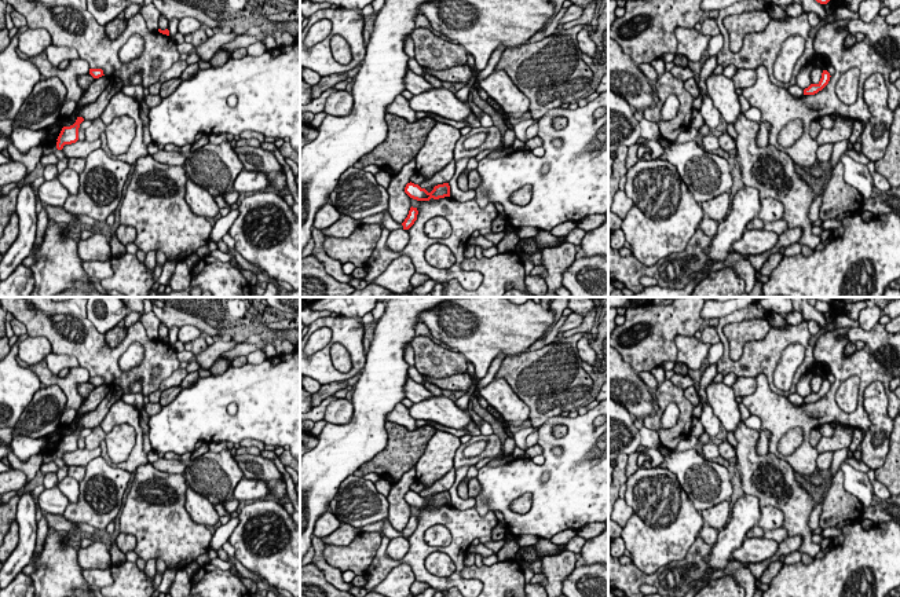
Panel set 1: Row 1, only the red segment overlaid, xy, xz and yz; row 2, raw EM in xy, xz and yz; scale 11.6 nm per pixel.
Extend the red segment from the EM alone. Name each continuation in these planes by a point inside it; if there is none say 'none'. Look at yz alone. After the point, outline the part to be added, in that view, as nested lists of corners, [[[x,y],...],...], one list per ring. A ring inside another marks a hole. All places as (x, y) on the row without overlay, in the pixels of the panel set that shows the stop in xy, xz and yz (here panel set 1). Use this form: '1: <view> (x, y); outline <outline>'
none

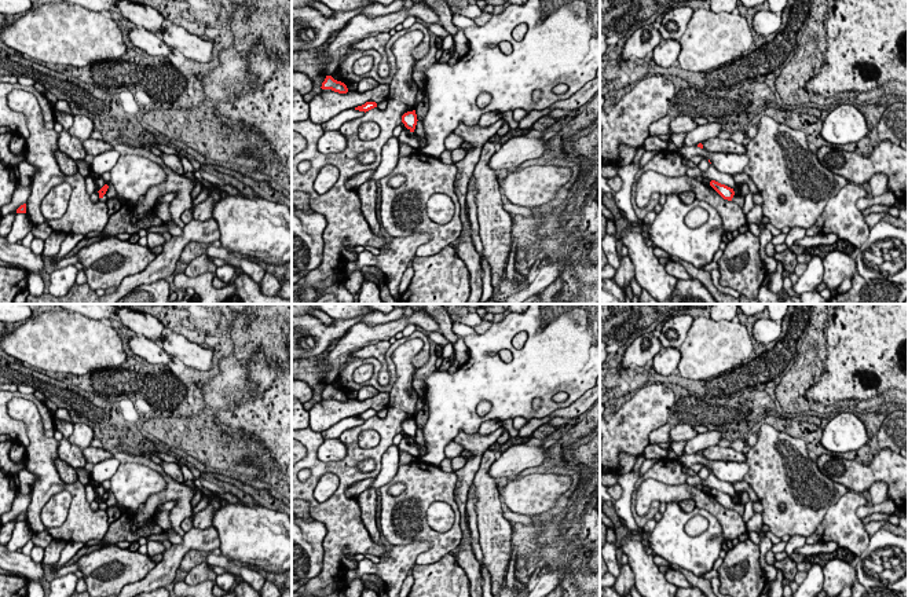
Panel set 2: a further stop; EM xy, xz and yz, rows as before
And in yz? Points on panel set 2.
1: yz (739, 506); outline [[[744,491],[743,497],[740,501],[735,501],[732,510],[737,512],[740,516],[743,516],[744,509],[747,506],[747,503],[750,502],[750,497],[748,494]]]

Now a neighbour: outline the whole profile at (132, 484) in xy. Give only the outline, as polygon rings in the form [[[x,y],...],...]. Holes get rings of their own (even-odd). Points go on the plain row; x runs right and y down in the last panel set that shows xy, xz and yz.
[[[120,464],[116,473],[110,477],[110,491],[117,502],[132,516],[140,514],[151,494],[165,490],[164,477],[139,464]]]

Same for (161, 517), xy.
[[[158,505],[155,508],[150,521],[161,527],[164,531],[169,531],[171,530],[171,512],[164,510],[161,506],[162,505]]]

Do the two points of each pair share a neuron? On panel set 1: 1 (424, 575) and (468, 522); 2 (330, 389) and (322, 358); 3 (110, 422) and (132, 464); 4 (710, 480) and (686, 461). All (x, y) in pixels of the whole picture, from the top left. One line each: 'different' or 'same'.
1: same
2: different
3: same
4: same

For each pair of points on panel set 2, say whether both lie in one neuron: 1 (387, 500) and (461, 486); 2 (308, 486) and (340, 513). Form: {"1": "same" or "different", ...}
{"1": "different", "2": "same"}

